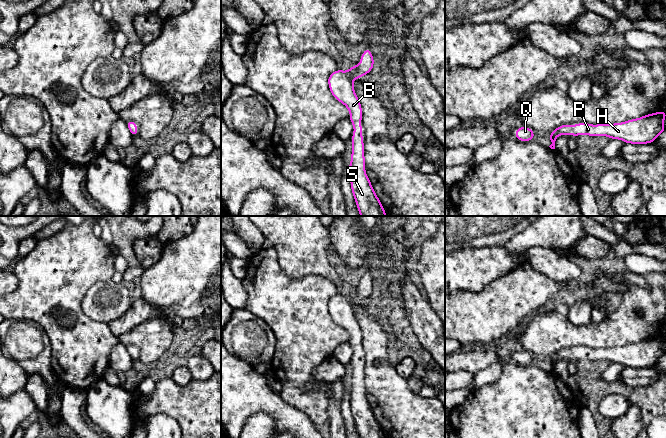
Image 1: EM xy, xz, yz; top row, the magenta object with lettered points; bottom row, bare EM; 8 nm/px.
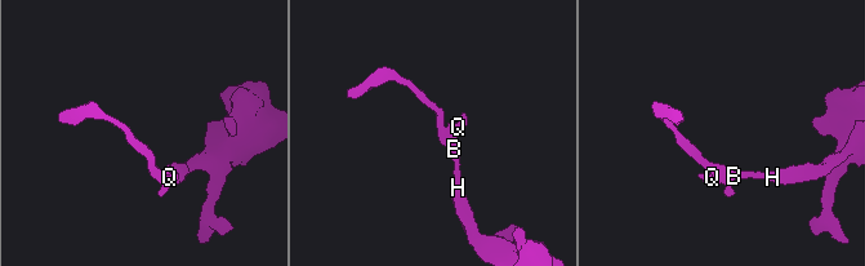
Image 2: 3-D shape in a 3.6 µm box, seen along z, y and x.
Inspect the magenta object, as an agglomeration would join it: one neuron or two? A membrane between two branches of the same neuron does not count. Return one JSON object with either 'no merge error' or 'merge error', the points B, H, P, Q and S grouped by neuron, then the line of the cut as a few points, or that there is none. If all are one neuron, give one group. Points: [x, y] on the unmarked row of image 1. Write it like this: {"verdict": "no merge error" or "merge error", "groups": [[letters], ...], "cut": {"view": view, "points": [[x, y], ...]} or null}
{"verdict": "no merge error", "groups": [["B", "H", "P", "Q", "S"]], "cut": null}

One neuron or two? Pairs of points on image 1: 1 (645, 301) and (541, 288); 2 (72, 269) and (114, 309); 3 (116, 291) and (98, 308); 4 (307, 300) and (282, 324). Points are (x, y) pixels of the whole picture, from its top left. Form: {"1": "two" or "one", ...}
{"1": "two", "2": "two", "3": "one", "4": "one"}

